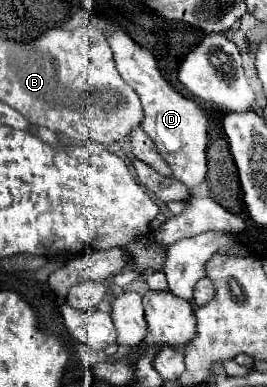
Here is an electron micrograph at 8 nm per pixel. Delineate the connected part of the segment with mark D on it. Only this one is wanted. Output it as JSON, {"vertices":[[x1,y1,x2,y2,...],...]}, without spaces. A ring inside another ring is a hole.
{"vertices":[[119,30,107,32,107,40,115,54,119,74,141,98,141,106,143,106,143,114,145,114,143,130,155,142,159,154,169,164,173,176,177,180,181,180,187,188,199,186,201,182,205,182,205,176,207,176,205,150,207,150,207,142,209,142,209,136,207,136,209,120,207,120,203,108,197,102,175,92,167,84,167,80,161,76,153,54,147,48,135,44,125,32,119,32]]}

